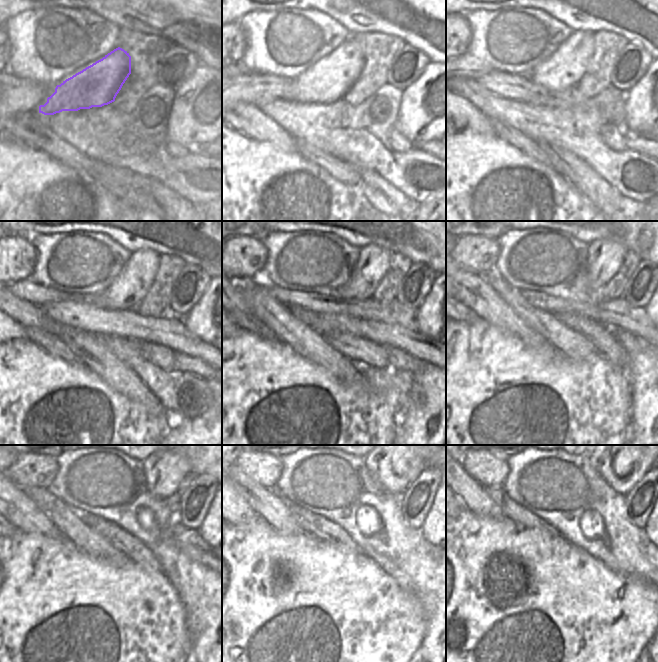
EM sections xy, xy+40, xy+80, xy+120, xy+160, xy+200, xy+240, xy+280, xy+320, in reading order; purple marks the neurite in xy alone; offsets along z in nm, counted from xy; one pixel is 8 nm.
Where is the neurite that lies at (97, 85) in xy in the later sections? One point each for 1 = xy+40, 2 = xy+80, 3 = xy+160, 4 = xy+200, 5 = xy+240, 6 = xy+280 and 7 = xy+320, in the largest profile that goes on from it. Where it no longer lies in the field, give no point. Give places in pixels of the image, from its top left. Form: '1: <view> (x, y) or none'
1: xy+40 (325, 82)
2: xy+80 (566, 67)
3: xy+160 (373, 262)
4: xy+200 (604, 256)
5: xy+240 (163, 470)
6: xy+280 (394, 465)
7: xy+320 (621, 465)

